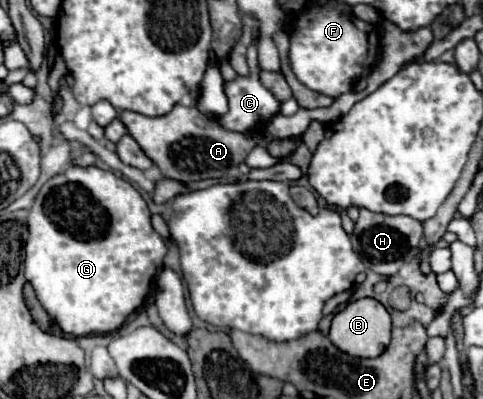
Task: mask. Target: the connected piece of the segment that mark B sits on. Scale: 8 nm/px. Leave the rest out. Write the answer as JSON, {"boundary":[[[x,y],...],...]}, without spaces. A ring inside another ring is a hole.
{"boundary":[[[377,299],[351,301],[343,311],[333,317],[329,339],[353,357],[379,357],[391,341],[391,315]]]}

